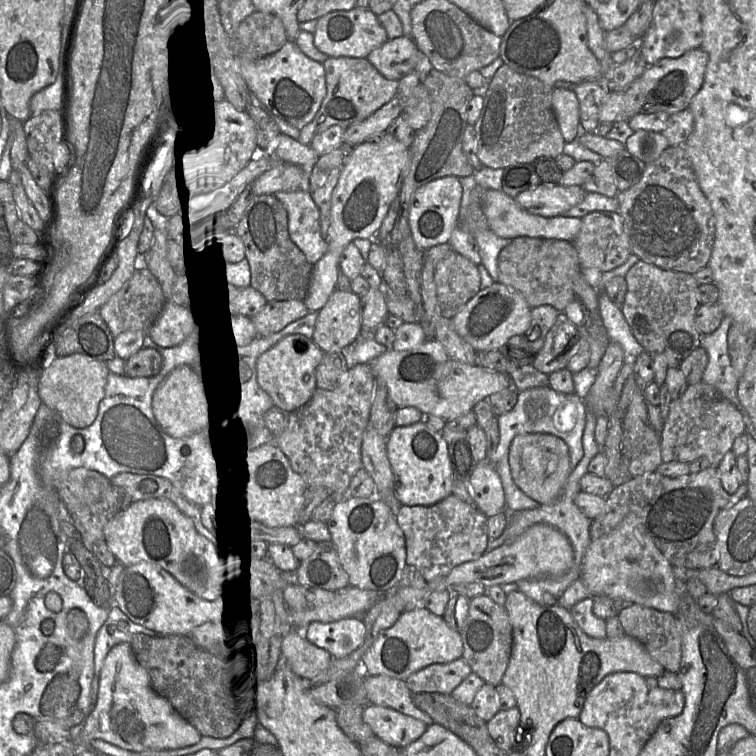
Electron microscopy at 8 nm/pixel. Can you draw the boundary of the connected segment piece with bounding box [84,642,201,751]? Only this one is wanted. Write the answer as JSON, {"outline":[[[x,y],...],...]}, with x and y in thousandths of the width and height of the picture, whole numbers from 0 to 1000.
{"outline":[[[172,849],[152,853],[140,866],[132,890],[130,925],[111,952],[111,967],[119,978],[135,978],[173,993],[242,989],[261,983],[266,975],[262,966],[237,946],[221,925],[204,914],[197,890],[180,873]]]}

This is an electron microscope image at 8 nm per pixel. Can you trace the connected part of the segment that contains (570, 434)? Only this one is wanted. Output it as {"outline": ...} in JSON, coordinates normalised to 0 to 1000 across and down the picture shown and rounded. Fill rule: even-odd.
{"outline":[[[726,511],[709,512],[685,519],[684,533],[676,544],[657,552],[660,563],[660,586],[655,597],[652,618],[663,635],[669,660],[671,684],[675,677],[704,675],[714,667],[694,655],[680,639],[673,618],[672,601],[679,579],[688,574],[722,573],[742,579],[753,593],[754,618],[758,622],[771,604],[770,577],[775,560],[775,537],[771,528],[762,521],[746,521]]]}

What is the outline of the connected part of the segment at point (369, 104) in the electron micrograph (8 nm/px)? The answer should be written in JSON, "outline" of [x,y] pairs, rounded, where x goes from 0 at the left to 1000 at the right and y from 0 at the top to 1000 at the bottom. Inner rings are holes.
{"outline":[[[434,75],[427,82],[430,90],[431,127],[415,157],[397,172],[396,187],[410,192],[415,180],[440,165],[459,169],[464,164],[479,160],[497,146],[513,136],[522,126],[528,107],[509,103],[485,77]]]}

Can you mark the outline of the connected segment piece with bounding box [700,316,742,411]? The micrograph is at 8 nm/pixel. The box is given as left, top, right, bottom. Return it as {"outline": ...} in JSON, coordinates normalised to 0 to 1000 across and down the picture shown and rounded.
{"outline":[[[958,418],[948,437],[927,444],[927,458],[937,471],[929,504],[952,513],[956,524],[967,529],[979,544],[981,536],[975,528],[976,503],[963,466],[963,439],[967,429],[967,421]]]}

